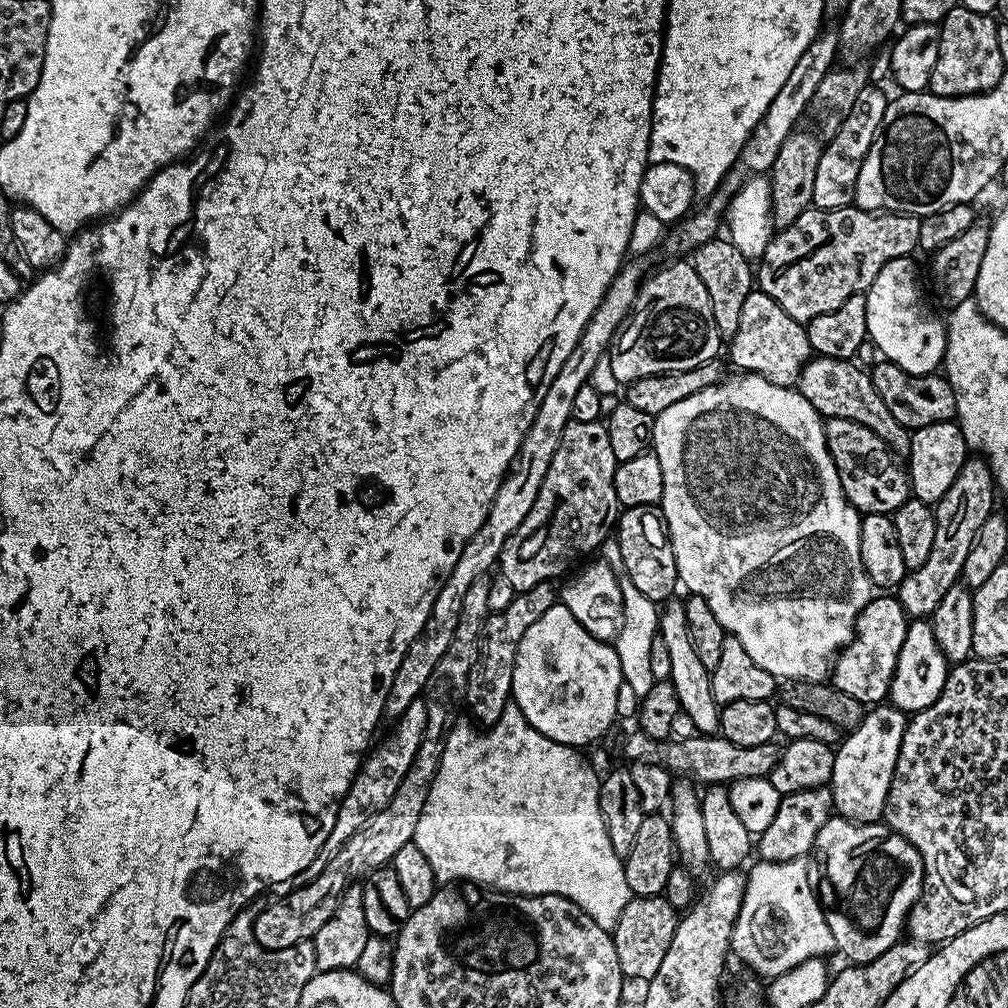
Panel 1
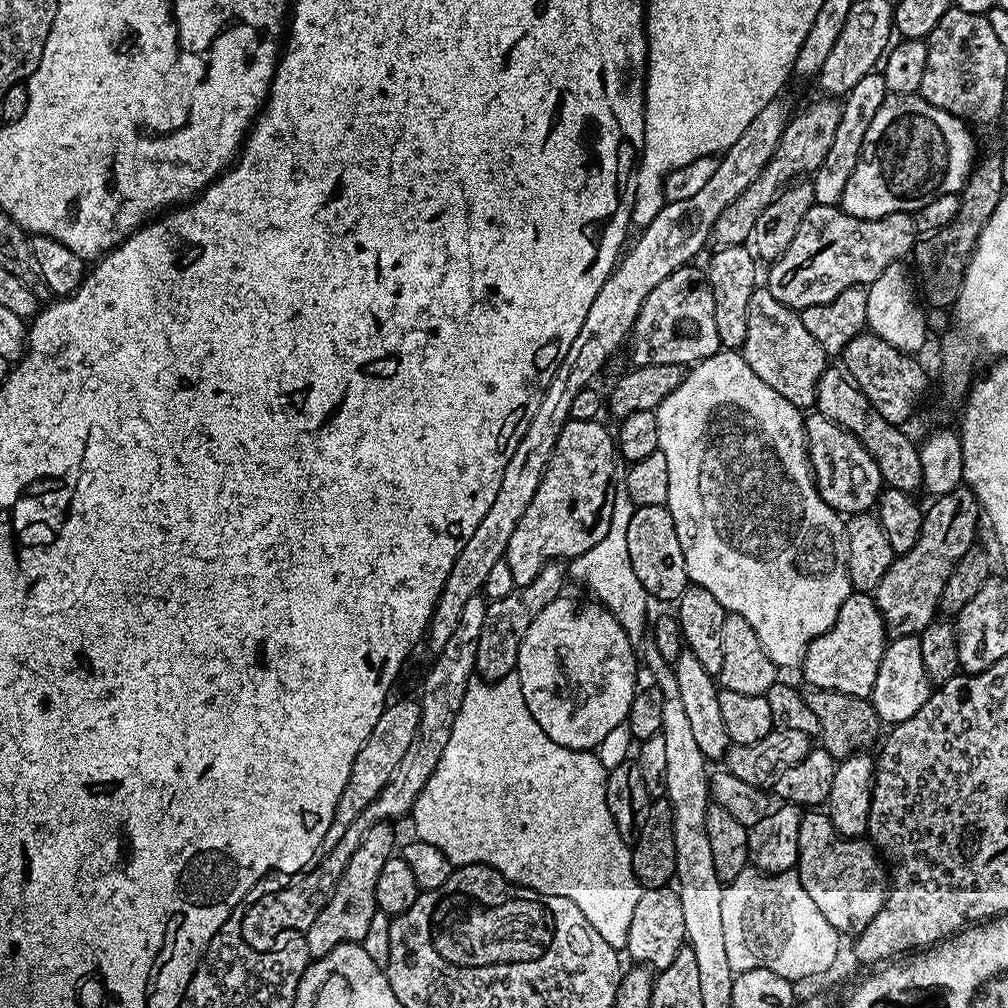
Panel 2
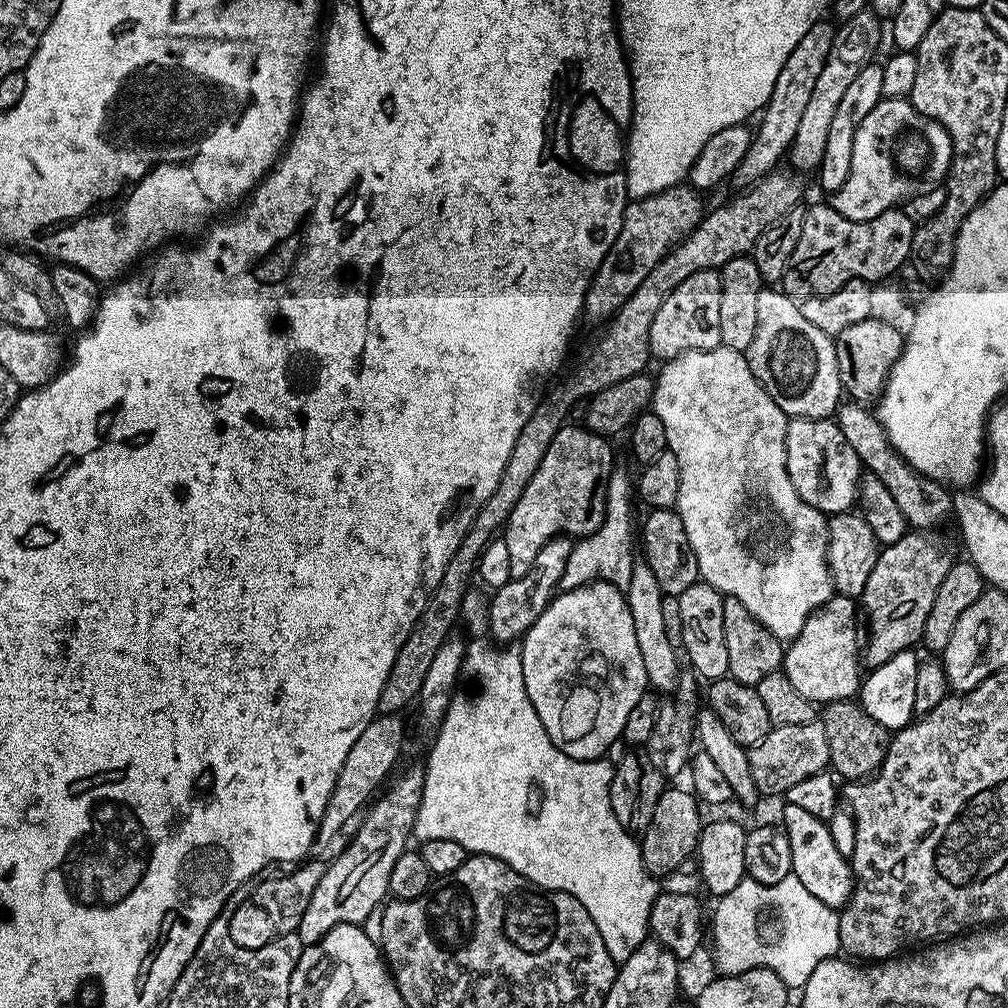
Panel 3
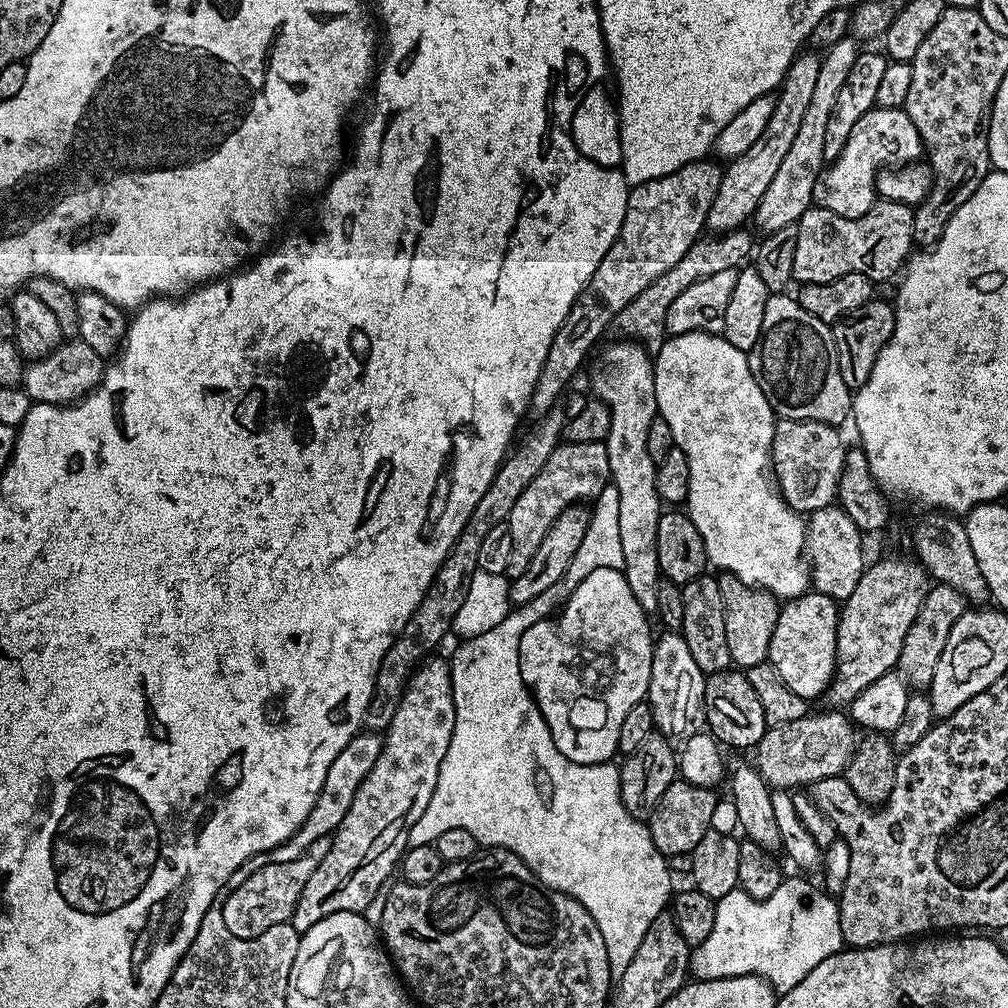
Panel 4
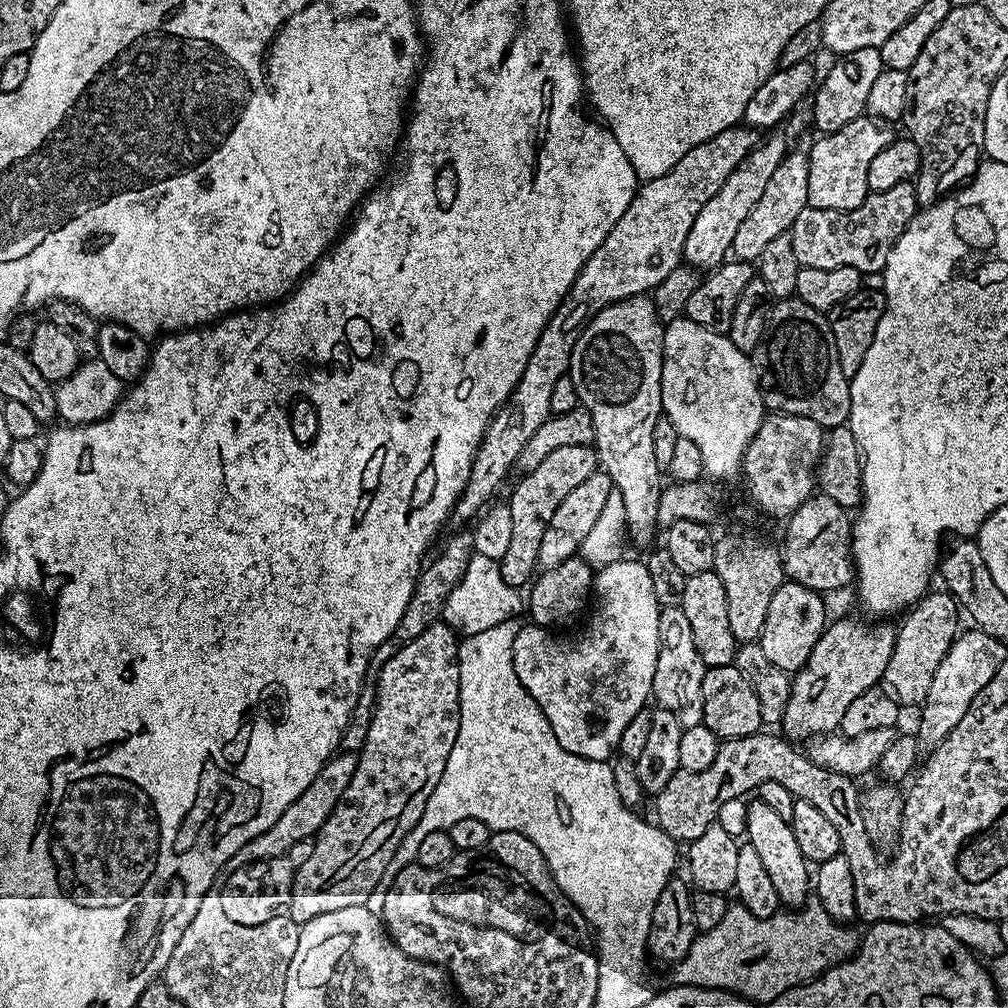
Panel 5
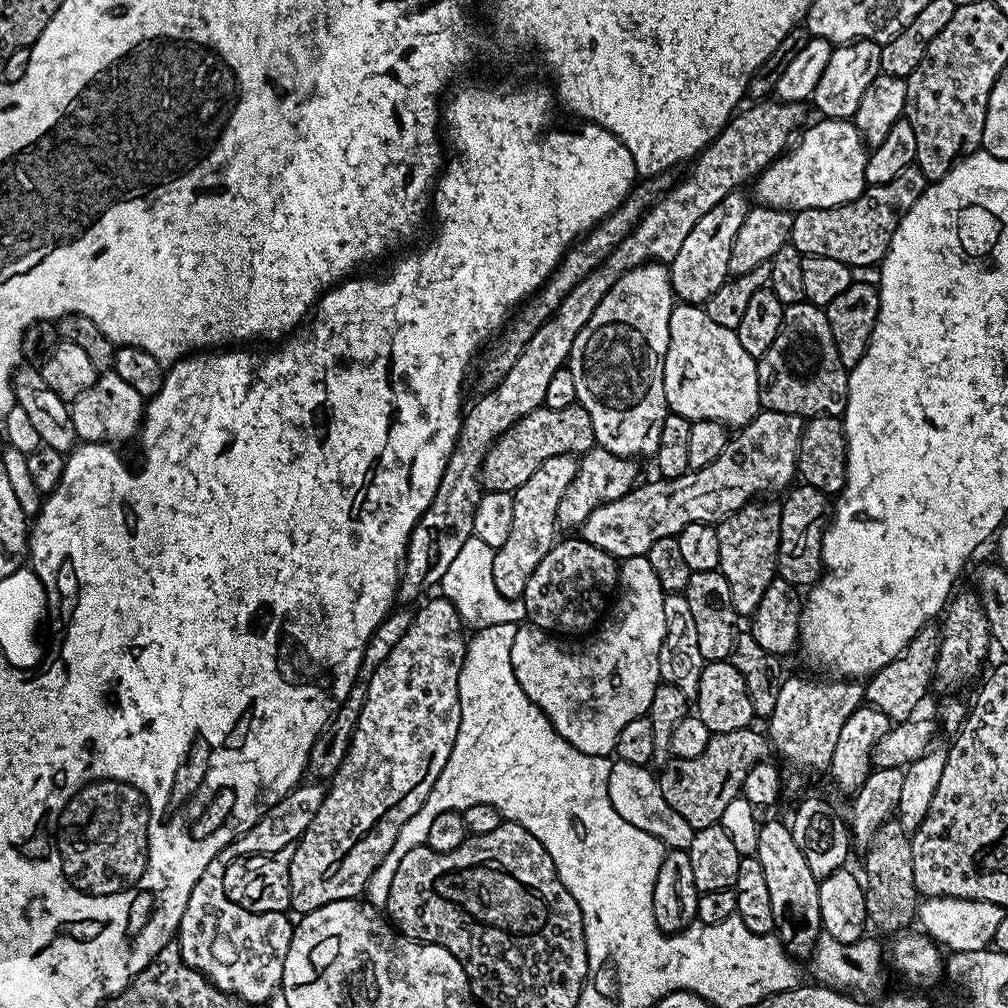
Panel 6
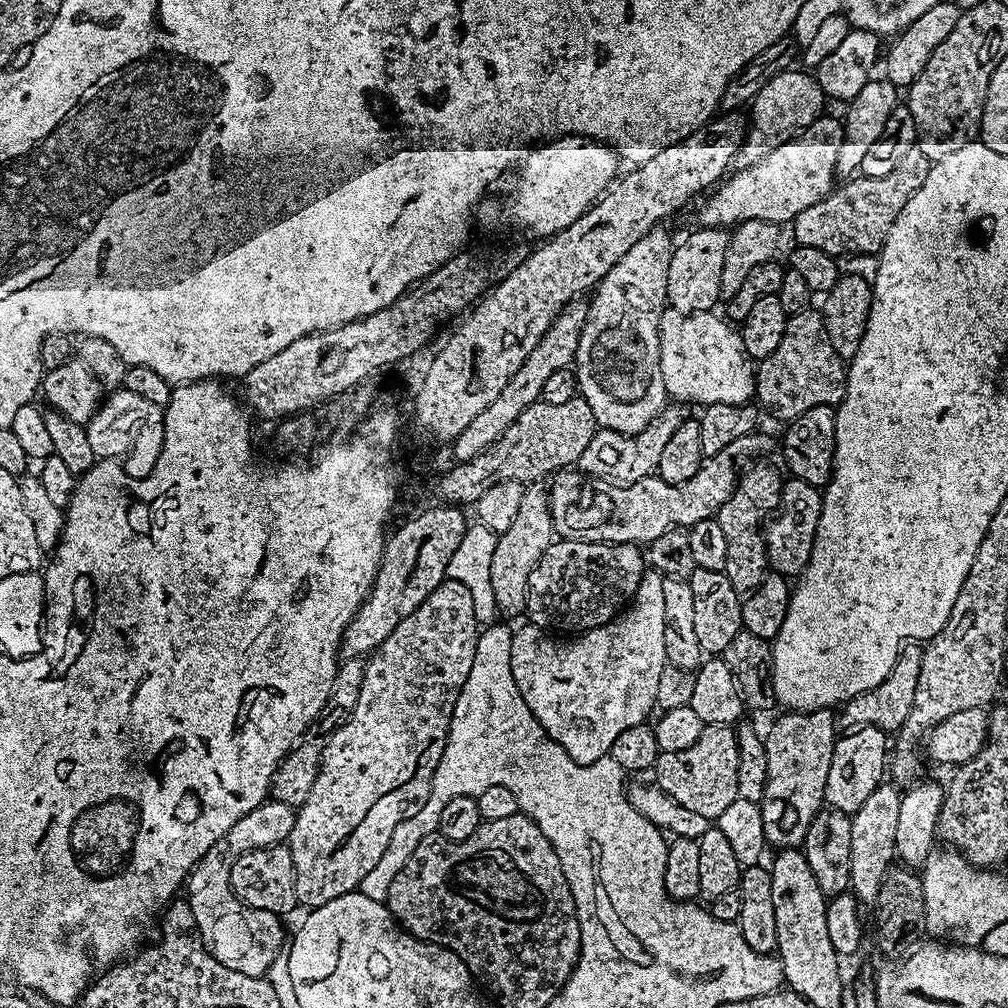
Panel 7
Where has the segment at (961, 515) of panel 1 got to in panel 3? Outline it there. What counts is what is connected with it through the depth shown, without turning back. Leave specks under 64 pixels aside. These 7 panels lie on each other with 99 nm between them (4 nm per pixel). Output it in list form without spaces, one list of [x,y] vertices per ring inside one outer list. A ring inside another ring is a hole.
[[[909,530],[898,542],[879,549],[862,597],[862,612],[868,615],[862,660],[869,669],[890,662],[894,654],[915,649],[915,644],[923,641],[926,618],[930,618],[930,606],[934,606],[934,594],[938,594],[938,586],[942,586],[942,578],[946,578],[953,563],[954,556],[944,549],[936,534],[924,530]]]

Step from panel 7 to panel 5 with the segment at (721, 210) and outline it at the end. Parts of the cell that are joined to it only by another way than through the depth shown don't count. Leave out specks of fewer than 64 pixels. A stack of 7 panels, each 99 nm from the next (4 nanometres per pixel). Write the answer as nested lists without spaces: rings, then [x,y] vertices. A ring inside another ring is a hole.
[[[862,115],[854,122],[846,122],[842,130],[830,132],[819,137],[816,145],[808,148],[808,202],[813,208],[830,210],[854,210],[862,206],[868,197],[866,170],[870,162],[894,138],[891,127],[881,126],[877,121]]]

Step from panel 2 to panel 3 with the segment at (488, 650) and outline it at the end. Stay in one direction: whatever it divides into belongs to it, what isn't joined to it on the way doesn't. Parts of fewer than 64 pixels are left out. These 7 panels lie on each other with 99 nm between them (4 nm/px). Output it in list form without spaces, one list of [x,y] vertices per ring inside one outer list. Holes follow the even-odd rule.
[[[567,534],[554,537],[550,542],[546,542],[546,546],[542,546],[542,550],[538,550],[538,558],[534,558],[534,566],[530,566],[530,570],[526,570],[522,578],[507,580],[501,588],[491,593],[488,600],[487,635],[493,641],[504,646],[511,645],[519,641],[524,633],[530,630],[530,626],[534,626],[542,610],[546,610],[552,597],[557,595],[573,543],[573,537]]]

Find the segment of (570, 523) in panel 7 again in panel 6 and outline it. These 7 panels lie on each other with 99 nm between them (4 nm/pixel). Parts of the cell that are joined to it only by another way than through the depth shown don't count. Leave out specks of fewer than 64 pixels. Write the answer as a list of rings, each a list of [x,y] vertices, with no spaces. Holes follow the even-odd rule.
[[[761,410],[751,422],[744,425],[729,439],[726,450],[722,450],[722,454],[718,454],[718,458],[714,458],[710,466],[702,466],[702,470],[683,472],[673,480],[656,478],[653,484],[642,485],[641,483],[633,487],[632,491],[627,492],[622,498],[598,506],[598,510],[594,510],[590,518],[586,518],[586,522],[580,525],[579,535],[586,542],[590,542],[590,546],[598,546],[598,550],[606,550],[617,558],[647,556],[650,546],[654,546],[658,538],[677,536],[691,524],[717,525],[730,514],[742,510],[747,504],[753,503],[765,494],[776,494],[772,492],[780,491],[783,493],[798,476],[796,470],[798,446],[804,433],[805,423],[805,417],[798,414]]]

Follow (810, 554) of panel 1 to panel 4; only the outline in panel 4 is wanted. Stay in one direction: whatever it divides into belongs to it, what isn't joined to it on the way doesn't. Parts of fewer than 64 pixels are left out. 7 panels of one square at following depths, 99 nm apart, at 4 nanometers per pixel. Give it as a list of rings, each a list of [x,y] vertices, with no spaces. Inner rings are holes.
[[[687,332],[677,336],[668,336],[664,344],[654,354],[652,365],[654,374],[654,398],[656,399],[656,411],[659,419],[670,426],[672,443],[675,447],[686,454],[686,462],[690,462],[690,490],[686,501],[688,517],[698,526],[698,534],[702,534],[702,542],[706,546],[706,558],[709,565],[720,572],[734,574],[748,588],[763,588],[765,592],[772,593],[781,601],[787,602],[809,591],[810,573],[808,561],[804,559],[804,525],[805,517],[795,512],[791,506],[782,498],[779,488],[776,486],[772,475],[772,443],[774,442],[774,430],[778,419],[773,412],[766,394],[762,394],[762,386],[754,382],[754,374],[748,365],[748,353],[738,350],[738,346],[730,346],[730,342],[724,340],[723,335],[715,332]]]

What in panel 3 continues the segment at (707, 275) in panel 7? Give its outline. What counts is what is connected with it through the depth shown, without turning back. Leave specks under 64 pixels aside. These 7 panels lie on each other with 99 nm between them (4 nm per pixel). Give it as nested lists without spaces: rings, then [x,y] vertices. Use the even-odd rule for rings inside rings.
[[[821,18],[817,24],[810,26],[810,30],[806,30],[802,42],[798,42],[798,46],[794,46],[793,52],[790,53],[790,58],[786,58],[786,66],[782,66],[778,82],[774,82],[774,94],[770,94],[768,103],[762,109],[760,125],[755,125],[750,150],[746,150],[746,158],[742,158],[742,162],[736,167],[734,180],[737,180],[740,186],[751,185],[761,176],[775,171],[779,165],[776,163],[789,153],[794,134],[798,134],[802,113],[810,103],[810,93],[814,91],[822,66],[826,66],[830,46],[834,46],[836,30],[837,25],[831,19]]]

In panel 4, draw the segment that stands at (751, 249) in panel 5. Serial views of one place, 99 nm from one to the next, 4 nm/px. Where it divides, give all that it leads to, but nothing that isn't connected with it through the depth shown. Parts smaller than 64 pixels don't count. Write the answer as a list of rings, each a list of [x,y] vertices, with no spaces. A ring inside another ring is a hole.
[[[845,38],[820,56],[820,69],[814,85],[814,95],[806,115],[802,117],[798,134],[794,137],[794,143],[790,145],[786,158],[778,165],[778,171],[774,173],[766,194],[762,194],[762,202],[758,202],[756,207],[754,225],[756,224],[757,233],[760,231],[760,234],[767,234],[774,230],[782,230],[782,226],[795,224],[805,210],[813,207],[814,182],[820,177],[826,164],[822,150],[826,142],[826,122],[830,120],[830,110],[834,110],[838,90],[842,90],[842,82],[846,82],[846,77],[850,74],[856,59],[860,57],[861,51],[861,45],[855,39]]]

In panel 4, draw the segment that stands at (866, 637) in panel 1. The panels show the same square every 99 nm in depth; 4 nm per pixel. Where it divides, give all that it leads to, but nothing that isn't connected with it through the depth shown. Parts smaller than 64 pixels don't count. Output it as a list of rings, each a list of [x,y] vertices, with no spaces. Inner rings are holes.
[[[815,590],[803,592],[787,601],[774,622],[774,634],[770,637],[767,663],[778,670],[782,682],[794,690],[804,700],[815,701],[815,696],[823,697],[836,673],[836,631],[840,608],[837,601]]]

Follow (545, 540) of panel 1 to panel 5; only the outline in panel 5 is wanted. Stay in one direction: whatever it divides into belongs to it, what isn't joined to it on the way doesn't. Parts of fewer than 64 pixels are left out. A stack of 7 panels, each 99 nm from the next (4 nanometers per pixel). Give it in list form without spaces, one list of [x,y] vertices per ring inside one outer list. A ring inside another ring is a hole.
[[[593,445],[561,446],[551,454],[546,454],[546,458],[542,458],[542,462],[534,466],[534,470],[519,477],[521,480],[517,482],[512,497],[507,497],[506,500],[510,519],[514,522],[510,546],[498,562],[506,586],[520,590],[523,589],[524,583],[527,585],[533,579],[537,571],[538,546],[542,543],[542,534],[546,534],[546,526],[550,526],[554,510],[562,506],[562,498],[566,498],[566,494],[570,494],[574,486],[586,482],[586,478],[590,478],[590,474],[594,474],[597,470],[598,461]]]

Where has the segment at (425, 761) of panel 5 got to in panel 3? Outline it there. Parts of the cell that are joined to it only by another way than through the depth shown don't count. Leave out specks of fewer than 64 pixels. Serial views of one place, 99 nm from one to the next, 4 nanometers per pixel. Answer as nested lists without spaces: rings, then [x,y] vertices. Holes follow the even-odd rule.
[[[419,767],[412,768],[409,772],[402,773],[400,780],[395,780],[383,789],[384,796],[382,792],[371,801],[370,807],[363,813],[364,821],[360,829],[351,833],[348,845],[329,863],[326,874],[322,874],[322,882],[318,882],[318,887],[310,898],[310,906],[306,906],[306,914],[302,914],[302,922],[296,927],[295,935],[301,945],[317,944],[330,929],[339,924],[361,925],[374,906],[385,903],[390,870],[394,870],[394,862],[398,862],[400,855],[405,852],[407,844],[404,843],[407,842],[408,836],[410,840],[414,832],[416,811],[424,789],[424,773]]]

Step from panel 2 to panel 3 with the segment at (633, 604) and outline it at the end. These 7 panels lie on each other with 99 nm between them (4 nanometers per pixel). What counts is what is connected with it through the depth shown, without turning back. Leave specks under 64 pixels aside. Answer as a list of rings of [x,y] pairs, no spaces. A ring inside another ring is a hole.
[[[613,467],[606,486],[606,514],[602,526],[598,526],[594,534],[581,536],[573,543],[570,559],[566,561],[566,571],[560,579],[561,589],[577,588],[593,580],[605,580],[616,588],[627,589],[634,563],[632,552],[628,549],[628,535],[632,532],[632,520],[628,515],[632,512],[632,500],[634,504],[633,492],[633,477],[628,477],[626,469]]]

